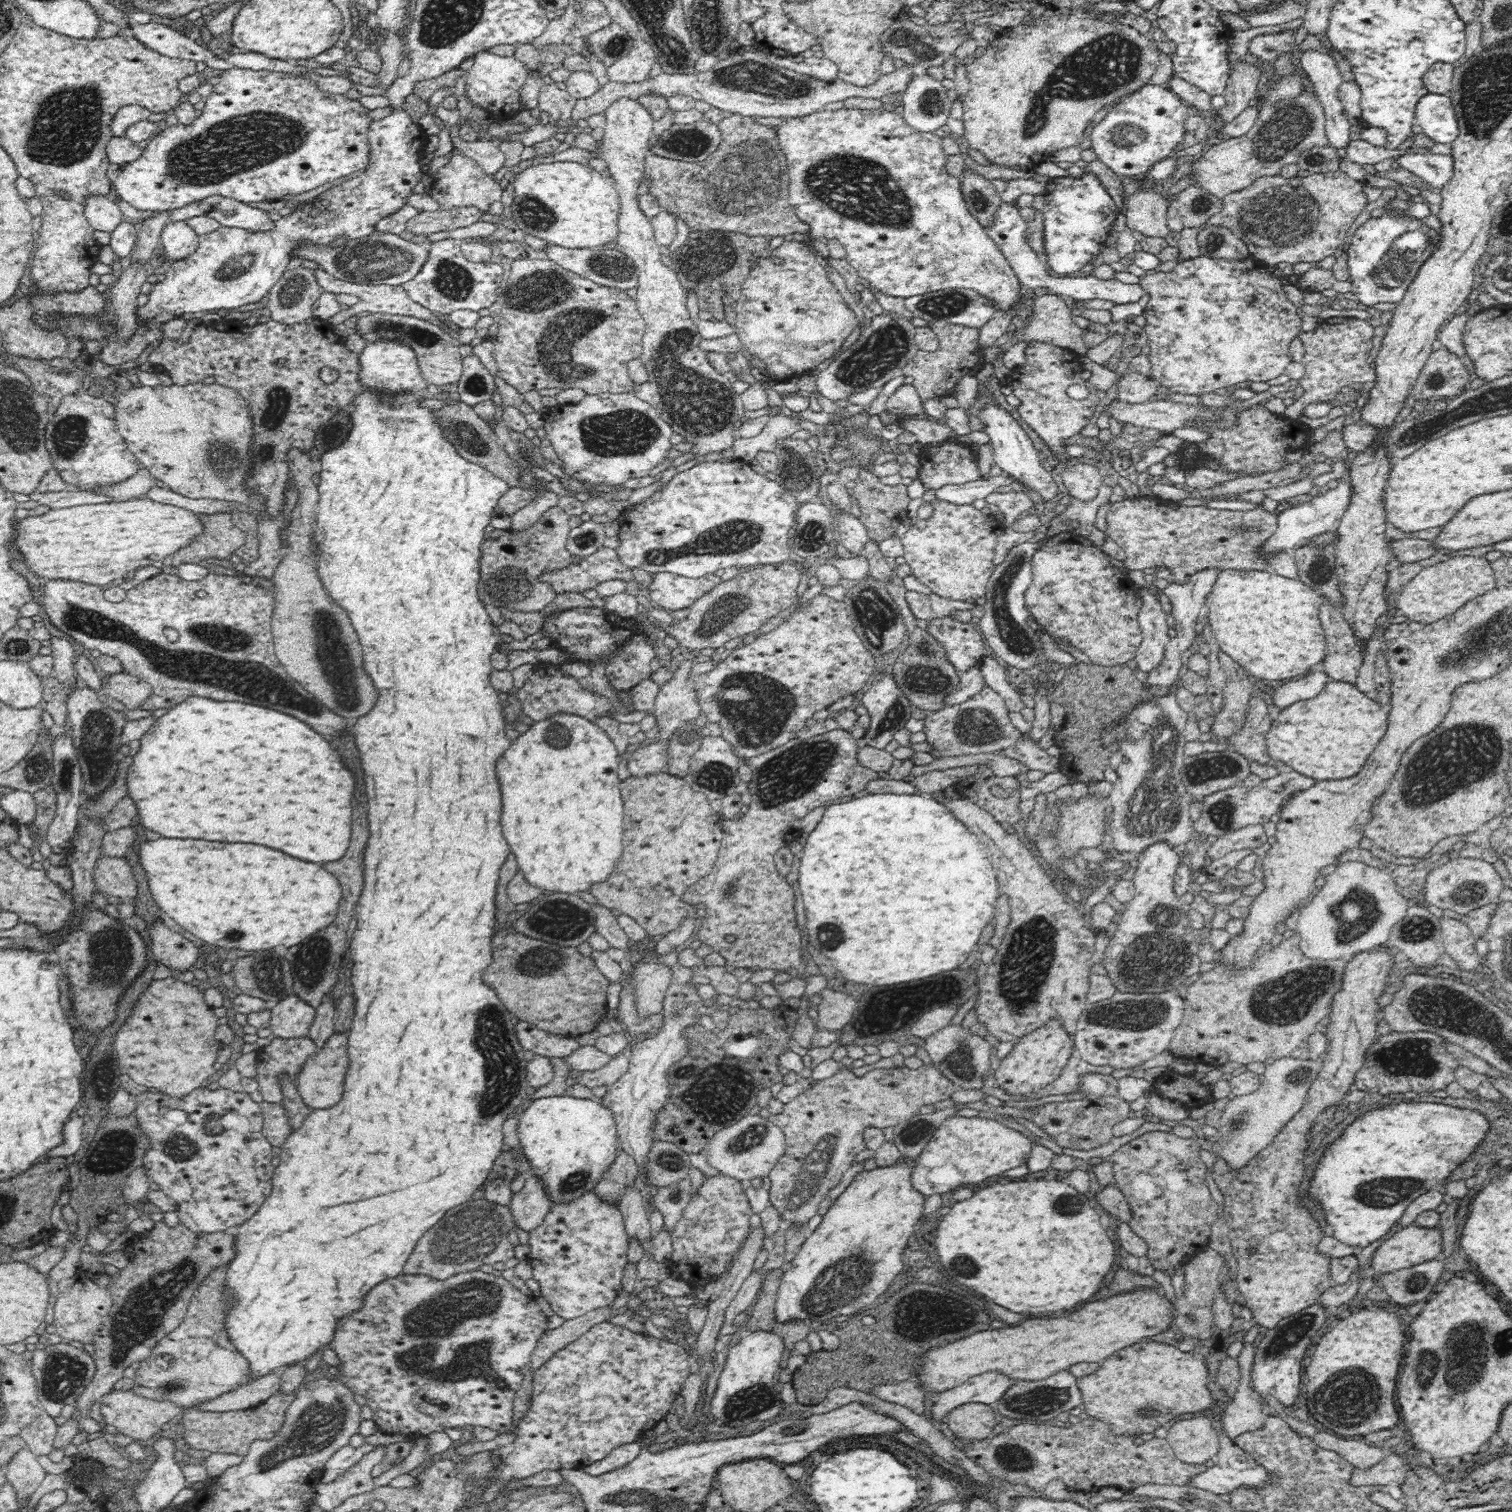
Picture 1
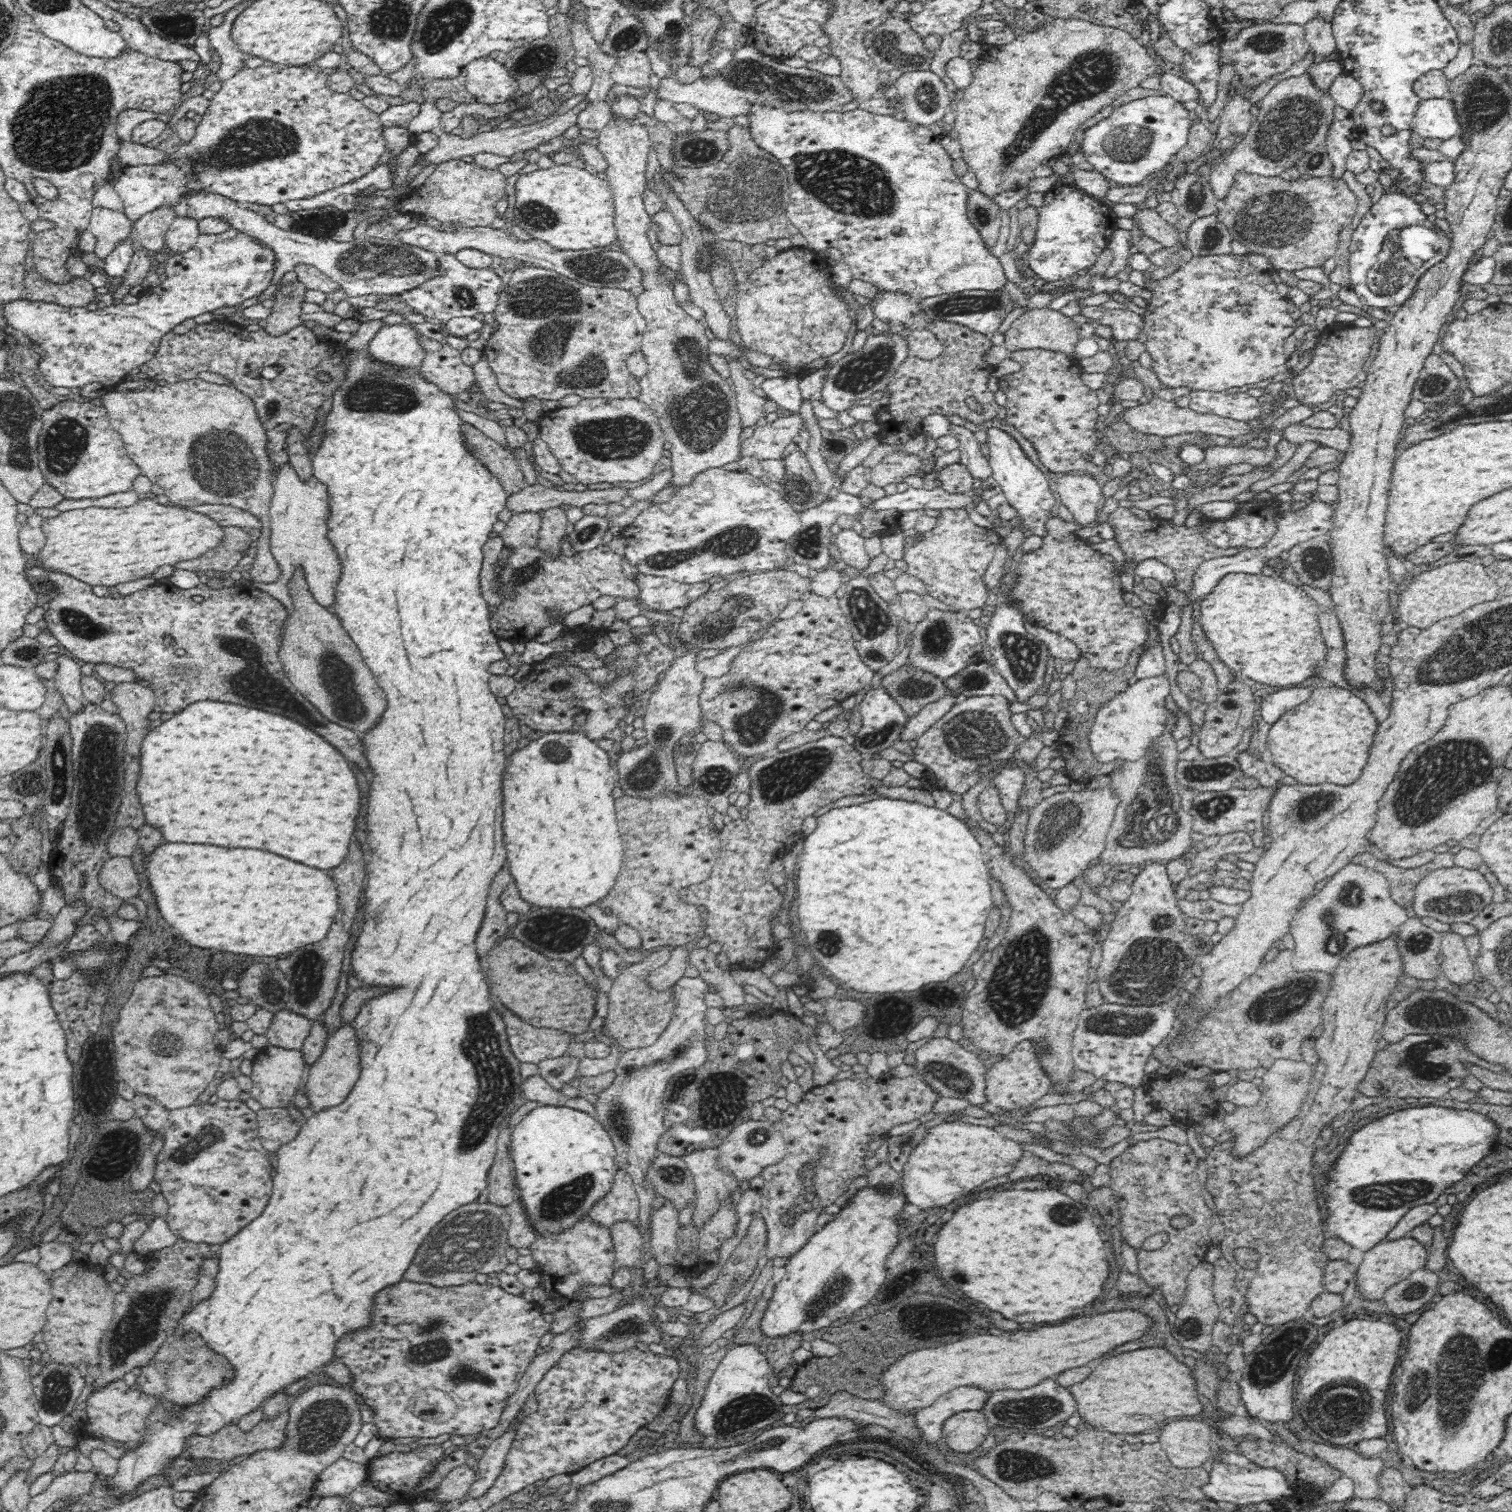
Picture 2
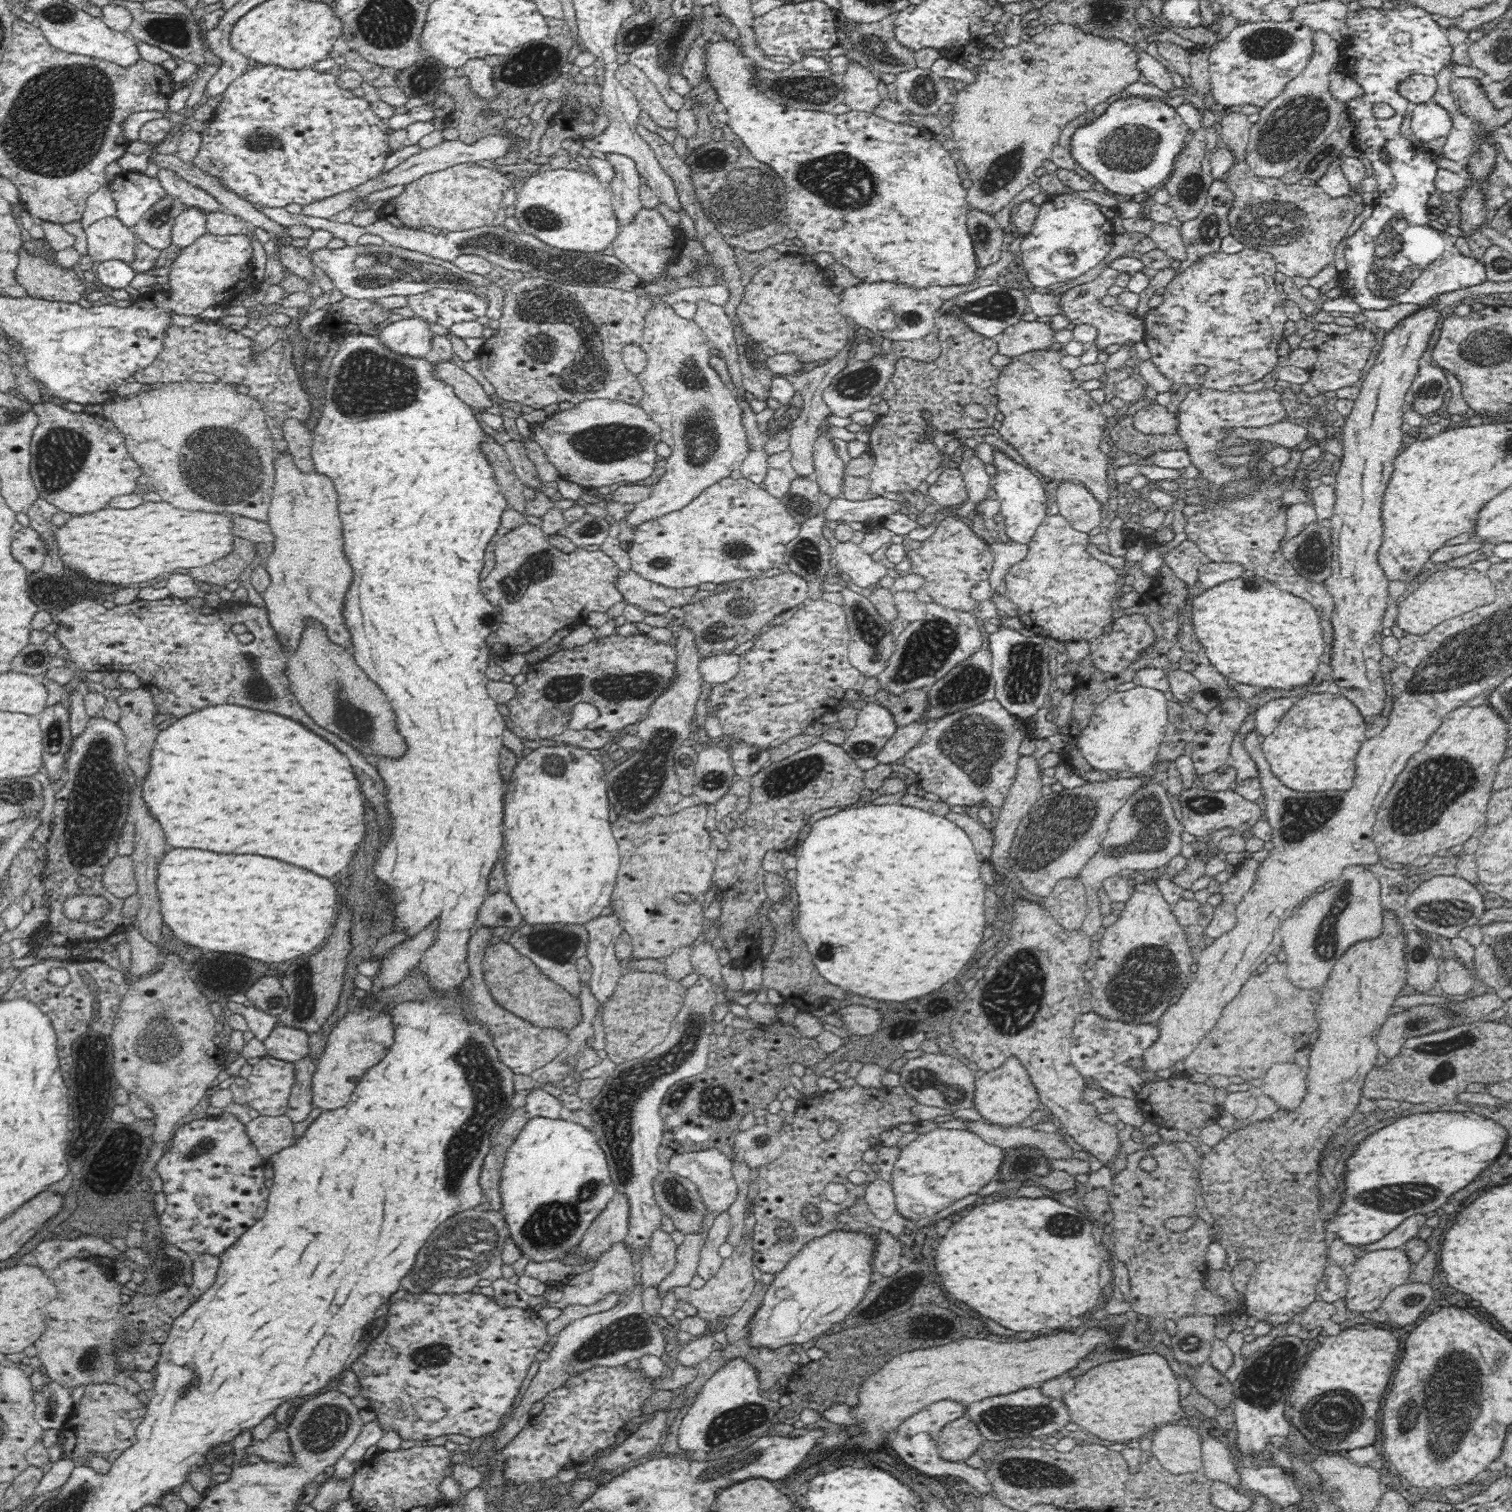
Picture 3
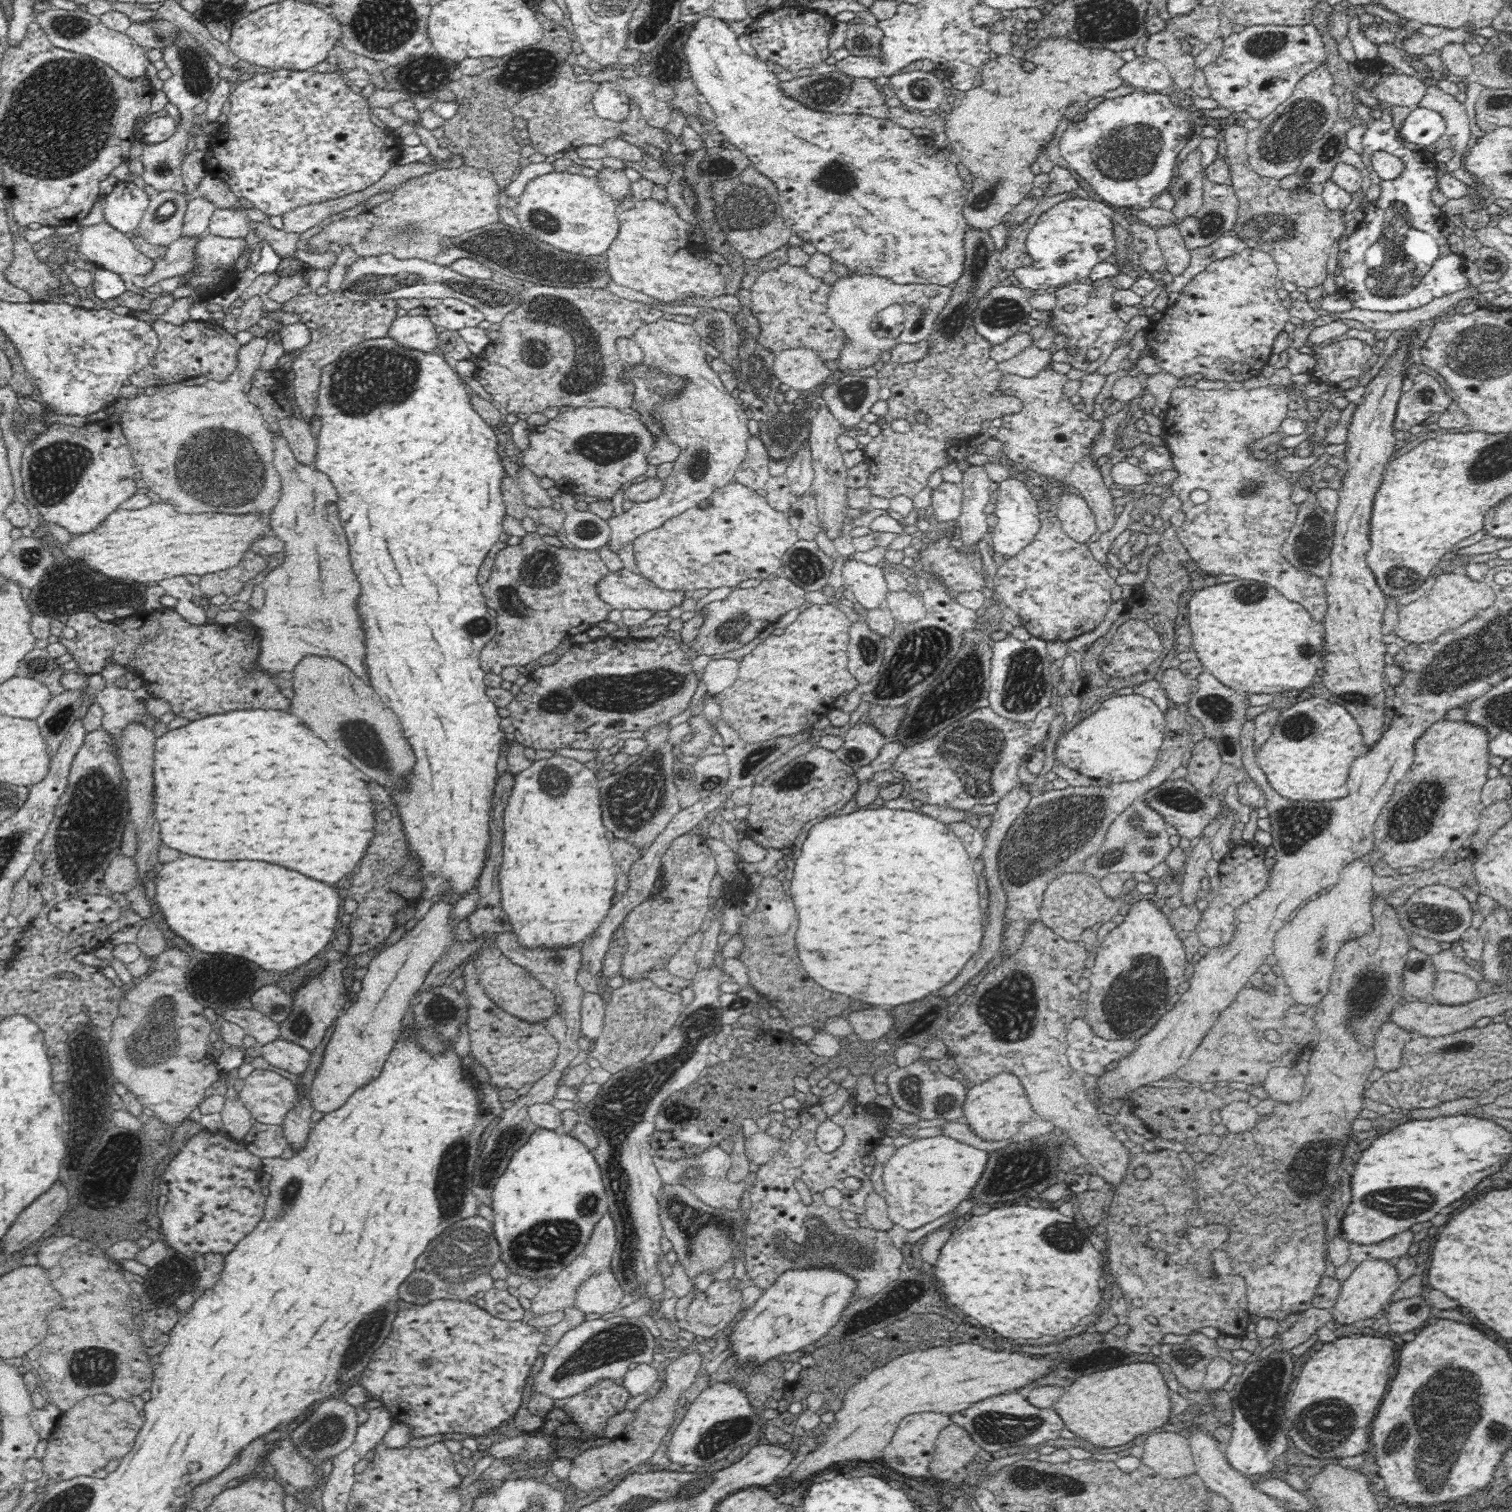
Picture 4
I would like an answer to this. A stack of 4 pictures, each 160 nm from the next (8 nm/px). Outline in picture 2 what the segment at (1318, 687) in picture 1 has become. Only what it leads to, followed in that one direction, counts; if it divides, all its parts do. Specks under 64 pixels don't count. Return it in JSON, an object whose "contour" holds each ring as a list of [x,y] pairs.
{"contour":[[[1288,687],[1270,696],[1262,696],[1260,701],[1260,716],[1264,722],[1271,726],[1287,711],[1303,702],[1306,702],[1312,694],[1312,687],[1297,688]]]}

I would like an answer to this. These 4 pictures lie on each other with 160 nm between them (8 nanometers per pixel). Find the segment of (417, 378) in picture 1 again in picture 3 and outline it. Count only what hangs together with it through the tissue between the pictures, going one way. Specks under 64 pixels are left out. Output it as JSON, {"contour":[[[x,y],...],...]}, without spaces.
{"contour":[[[420,317],[393,318],[382,327],[379,339],[386,344],[388,349],[414,358],[425,358],[432,349],[434,334],[428,327],[429,322]]]}

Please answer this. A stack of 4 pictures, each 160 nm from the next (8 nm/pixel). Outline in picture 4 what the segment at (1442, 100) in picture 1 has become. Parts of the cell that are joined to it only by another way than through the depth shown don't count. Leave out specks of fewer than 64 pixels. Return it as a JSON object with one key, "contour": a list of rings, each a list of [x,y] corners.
{"contour":[[[1418,107],[1411,108],[1406,119],[1397,131],[1400,140],[1418,144],[1423,150],[1430,149],[1432,144],[1445,133],[1446,123],[1437,112]]]}

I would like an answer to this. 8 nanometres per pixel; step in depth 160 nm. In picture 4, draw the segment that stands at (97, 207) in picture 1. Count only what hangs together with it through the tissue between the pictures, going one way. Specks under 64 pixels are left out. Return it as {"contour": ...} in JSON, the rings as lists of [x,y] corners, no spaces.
{"contour":[[[104,222],[94,226],[82,226],[82,228],[78,225],[78,231],[80,231],[80,255],[98,268],[111,270],[120,276],[127,274],[132,277],[148,274],[156,265],[155,259],[137,250],[131,236],[122,234],[110,226],[110,223]]]}

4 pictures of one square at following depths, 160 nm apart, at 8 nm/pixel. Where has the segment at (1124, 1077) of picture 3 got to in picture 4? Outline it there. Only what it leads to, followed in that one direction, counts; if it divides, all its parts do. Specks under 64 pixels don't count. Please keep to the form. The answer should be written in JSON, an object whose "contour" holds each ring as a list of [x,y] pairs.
{"contour":[[[1084,1018],[1074,1019],[1068,1026],[1068,1062],[1080,1074],[1100,1076],[1106,1066],[1128,1056],[1134,1050],[1135,1040],[1104,1040],[1096,1035]]]}

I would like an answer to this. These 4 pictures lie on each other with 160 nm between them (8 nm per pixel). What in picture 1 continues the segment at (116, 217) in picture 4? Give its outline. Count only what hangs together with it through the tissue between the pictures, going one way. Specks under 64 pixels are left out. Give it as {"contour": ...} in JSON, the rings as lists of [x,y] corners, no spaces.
{"contour":[[[232,68],[219,73],[219,77],[220,82],[213,86],[209,96],[204,99],[204,108],[192,124],[167,126],[165,130],[158,132],[156,136],[148,140],[143,150],[143,155],[138,160],[121,166],[120,174],[111,183],[112,191],[118,197],[118,200],[124,200],[124,202],[128,202],[130,206],[138,210],[153,212],[170,212],[176,208],[182,208],[186,204],[192,204],[192,202],[214,195],[233,198],[234,200],[244,202],[244,204],[249,204],[250,202],[271,203],[280,200],[283,196],[304,194],[304,192],[314,190],[314,188],[318,188],[322,184],[334,182],[338,178],[344,178],[354,172],[360,172],[369,166],[371,148],[367,132],[374,120],[368,116],[368,108],[358,104],[356,100],[348,100],[346,96],[320,90],[316,83],[305,75],[293,75],[292,73],[274,72],[272,70],[255,71]]]}

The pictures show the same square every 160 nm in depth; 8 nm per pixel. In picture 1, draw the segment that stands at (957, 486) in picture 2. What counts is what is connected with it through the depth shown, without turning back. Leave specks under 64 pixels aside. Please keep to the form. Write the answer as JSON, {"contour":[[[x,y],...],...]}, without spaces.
{"contour":[[[942,441],[926,445],[919,460],[918,480],[935,492],[946,485],[966,484],[982,478],[972,449],[962,443]]]}

